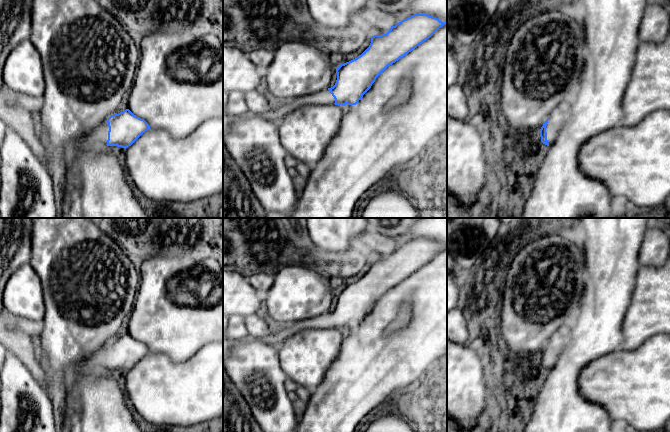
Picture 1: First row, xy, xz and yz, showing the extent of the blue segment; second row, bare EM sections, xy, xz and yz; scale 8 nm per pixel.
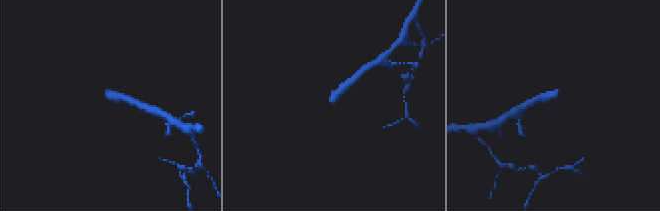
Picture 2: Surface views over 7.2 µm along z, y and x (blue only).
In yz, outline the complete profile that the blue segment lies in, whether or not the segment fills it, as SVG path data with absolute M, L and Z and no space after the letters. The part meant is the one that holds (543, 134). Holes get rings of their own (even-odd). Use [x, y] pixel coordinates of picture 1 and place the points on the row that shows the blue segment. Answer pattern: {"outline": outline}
{"outline": "M571 99L563 100L540 129L541 142L551 146L557 139L571 109Z"}

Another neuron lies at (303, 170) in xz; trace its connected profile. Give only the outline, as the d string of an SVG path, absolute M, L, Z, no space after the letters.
M298 162L296 165L296 169L298 172L298 180L303 182L309 177L312 167L310 167L302 162Z

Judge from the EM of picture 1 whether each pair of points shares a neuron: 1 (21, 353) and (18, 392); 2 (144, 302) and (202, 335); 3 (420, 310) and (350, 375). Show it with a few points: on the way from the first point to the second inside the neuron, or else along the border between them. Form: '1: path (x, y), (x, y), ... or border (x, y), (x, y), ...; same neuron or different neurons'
1: border (13, 353), (35, 378); different neurons
2: path (158, 316), (173, 329), (188, 329); same neuron
3: path (412, 330), (380, 362), (370, 369); same neuron

